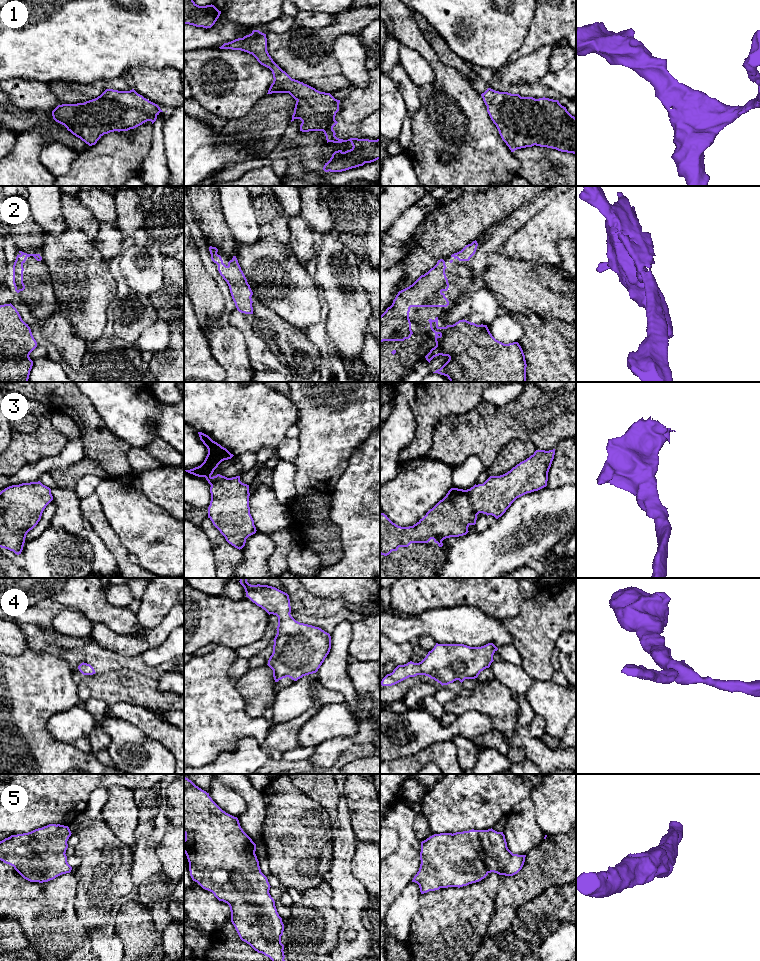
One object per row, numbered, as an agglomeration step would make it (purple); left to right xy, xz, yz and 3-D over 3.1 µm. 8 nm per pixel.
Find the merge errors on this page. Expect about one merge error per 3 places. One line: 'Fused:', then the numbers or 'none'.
Fused: none

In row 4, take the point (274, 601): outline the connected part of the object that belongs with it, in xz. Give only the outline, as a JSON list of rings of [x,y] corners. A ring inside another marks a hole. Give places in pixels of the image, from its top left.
[[[240,578],[246,597],[269,615],[278,617],[277,634],[274,638],[273,653],[268,660],[268,666],[273,670],[275,682],[289,677],[294,681],[303,676],[316,673],[331,649],[331,636],[319,627],[300,623],[291,616],[289,595],[275,587],[268,585],[251,585],[248,578]]]

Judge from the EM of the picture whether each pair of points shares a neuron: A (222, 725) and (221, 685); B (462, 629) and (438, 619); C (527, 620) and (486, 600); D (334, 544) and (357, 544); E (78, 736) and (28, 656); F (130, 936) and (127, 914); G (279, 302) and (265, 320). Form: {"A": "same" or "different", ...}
{"A": "same", "B": "same", "C": "different", "D": "different", "E": "different", "F": "same", "G": "different"}

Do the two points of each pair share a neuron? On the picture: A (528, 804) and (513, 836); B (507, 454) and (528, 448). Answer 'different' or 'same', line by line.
A: same
B: same

